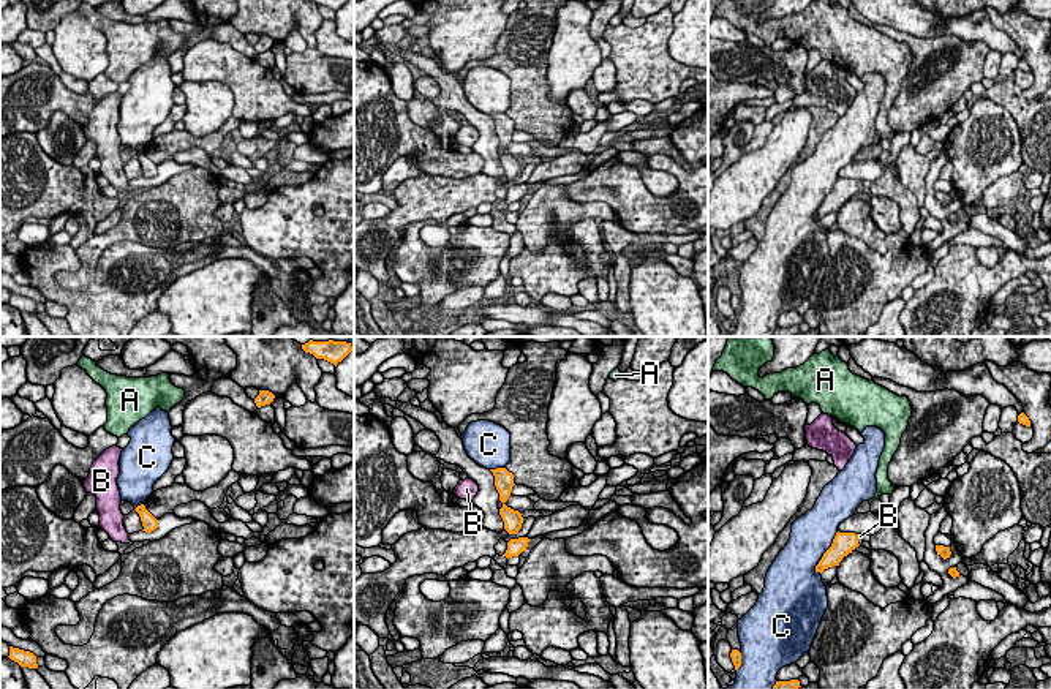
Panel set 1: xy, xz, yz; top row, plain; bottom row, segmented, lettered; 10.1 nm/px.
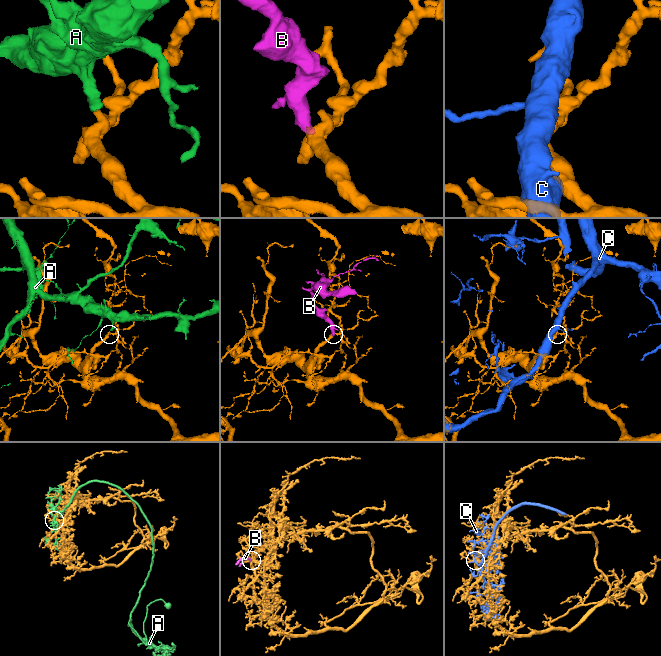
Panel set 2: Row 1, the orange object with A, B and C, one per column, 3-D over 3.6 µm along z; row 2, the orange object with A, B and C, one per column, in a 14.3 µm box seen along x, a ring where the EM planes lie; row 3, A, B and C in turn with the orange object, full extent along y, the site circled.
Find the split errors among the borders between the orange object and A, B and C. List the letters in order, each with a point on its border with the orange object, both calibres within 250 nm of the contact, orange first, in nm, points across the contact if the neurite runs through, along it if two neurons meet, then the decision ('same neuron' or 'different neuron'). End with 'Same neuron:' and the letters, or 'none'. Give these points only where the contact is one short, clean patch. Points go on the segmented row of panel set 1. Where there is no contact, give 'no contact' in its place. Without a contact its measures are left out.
A: meets orange in xy at (141, 504); 160 nm thick on the orange side, 30 nm on the other; different neuron
B: meets orange in yz at (857, 539); 220 nm thick on the orange side, 60 nm on the other; runs through yz (843, 544), (857, 539), (860, 536); same neuron
C: meets orange in yz at (825, 552); 220 nm thick on the orange side, 420 nm on the other; different neuron
Same neuron: B

